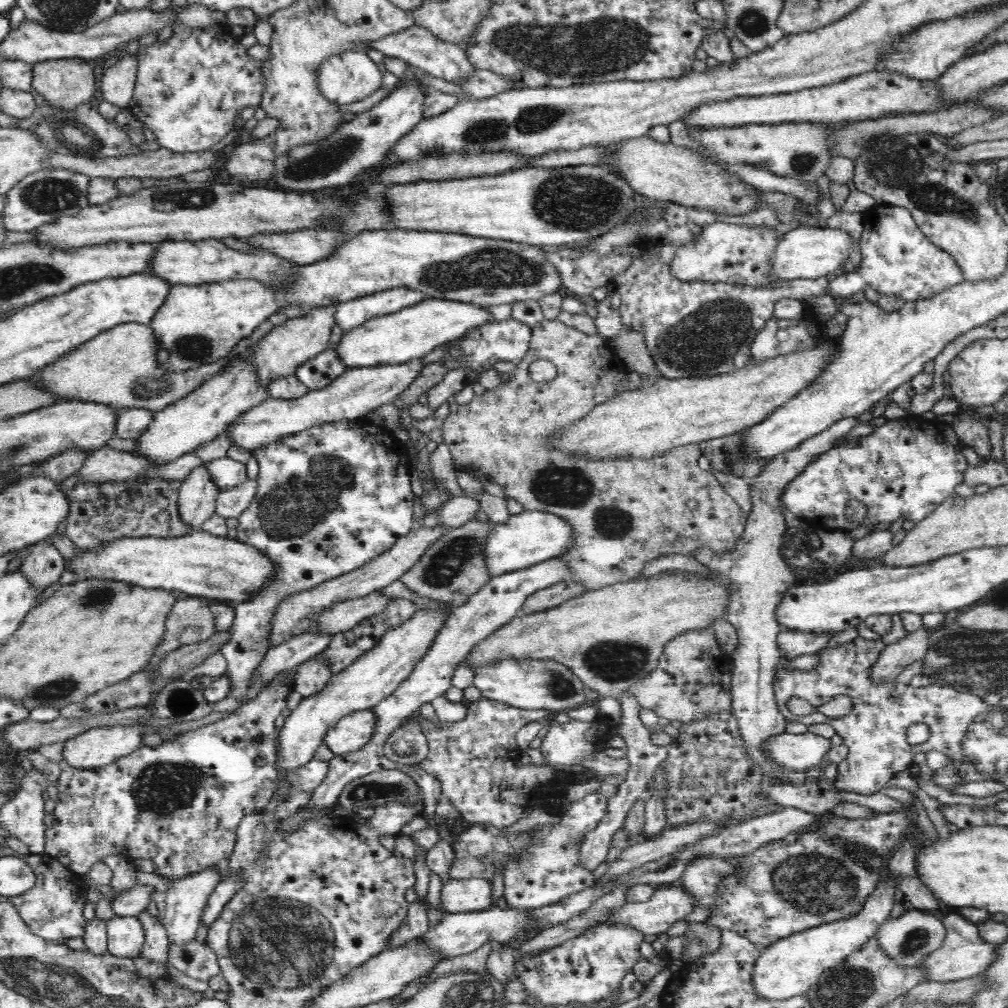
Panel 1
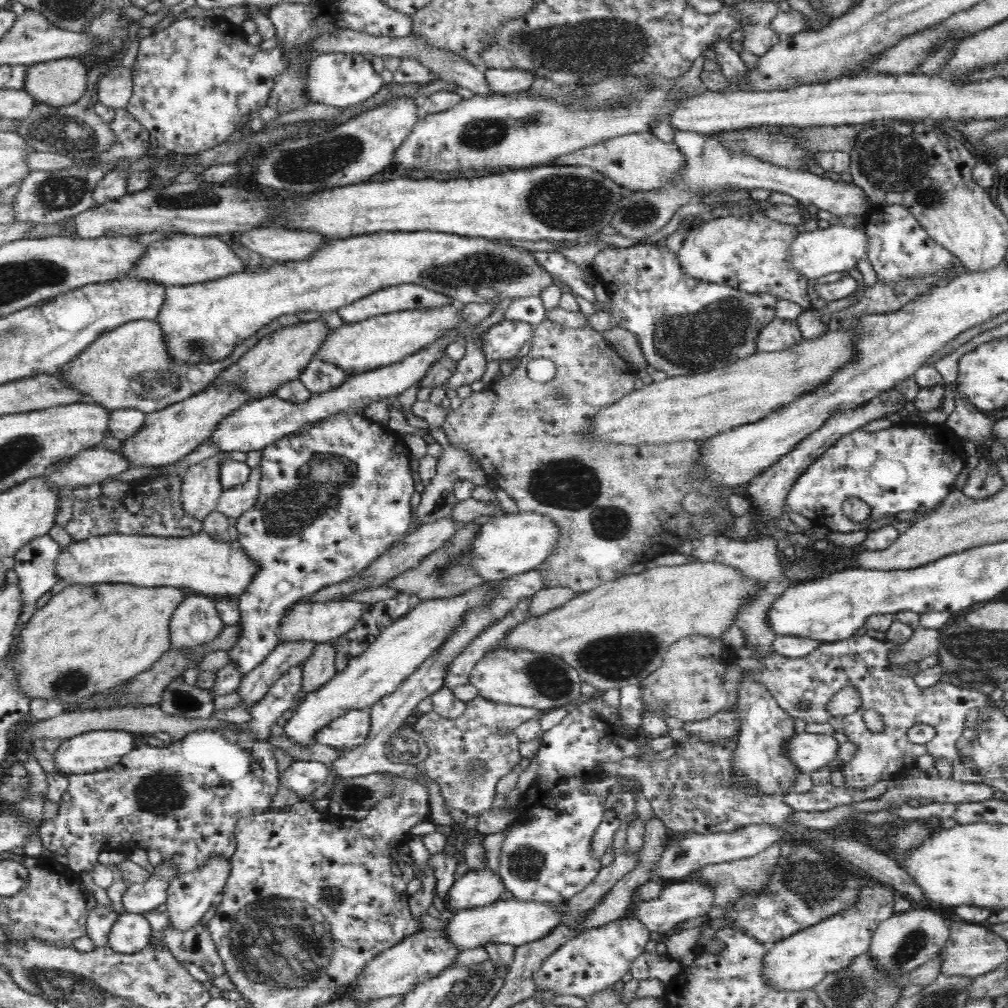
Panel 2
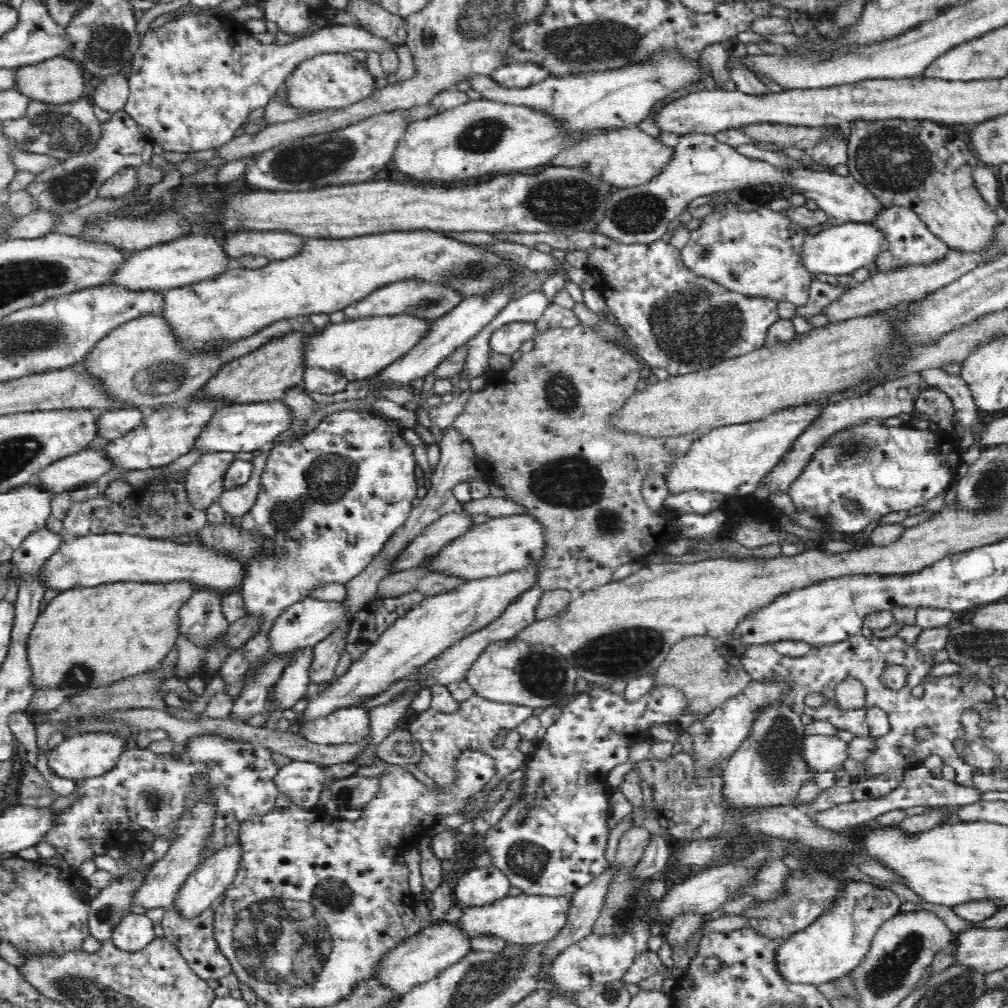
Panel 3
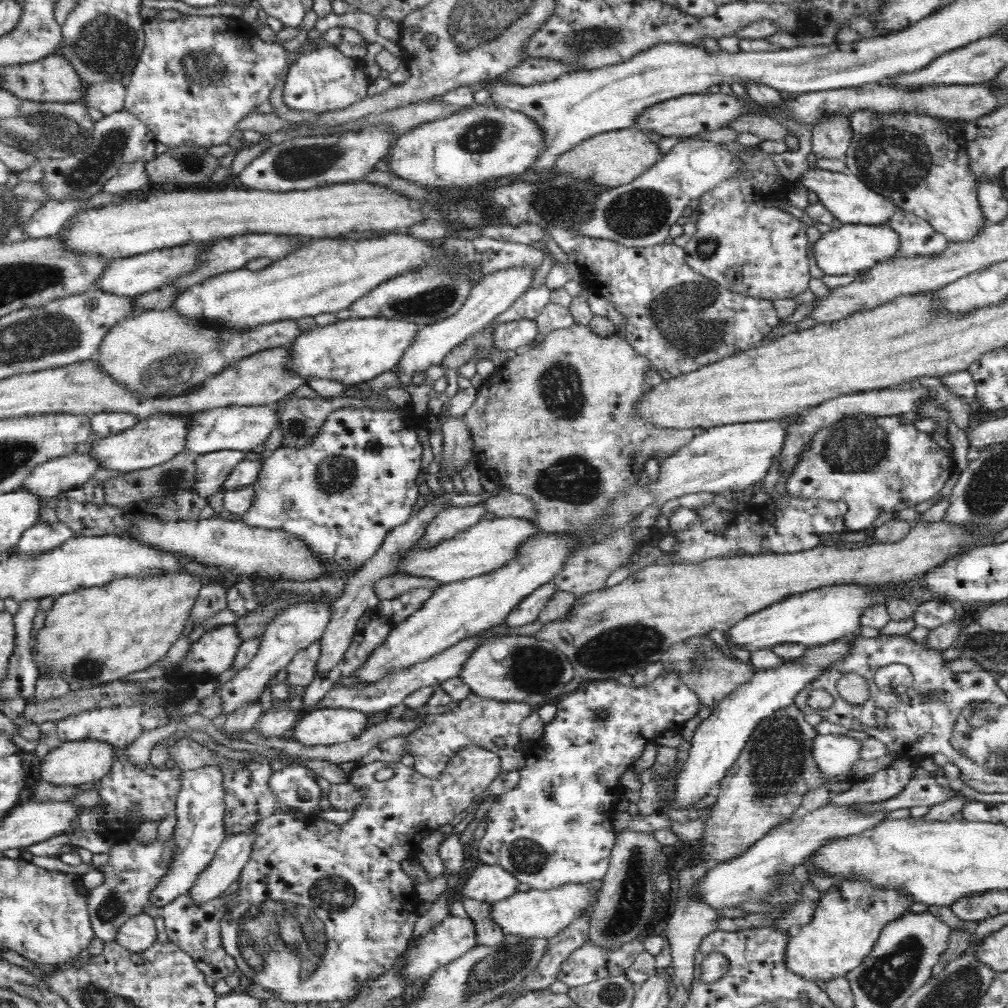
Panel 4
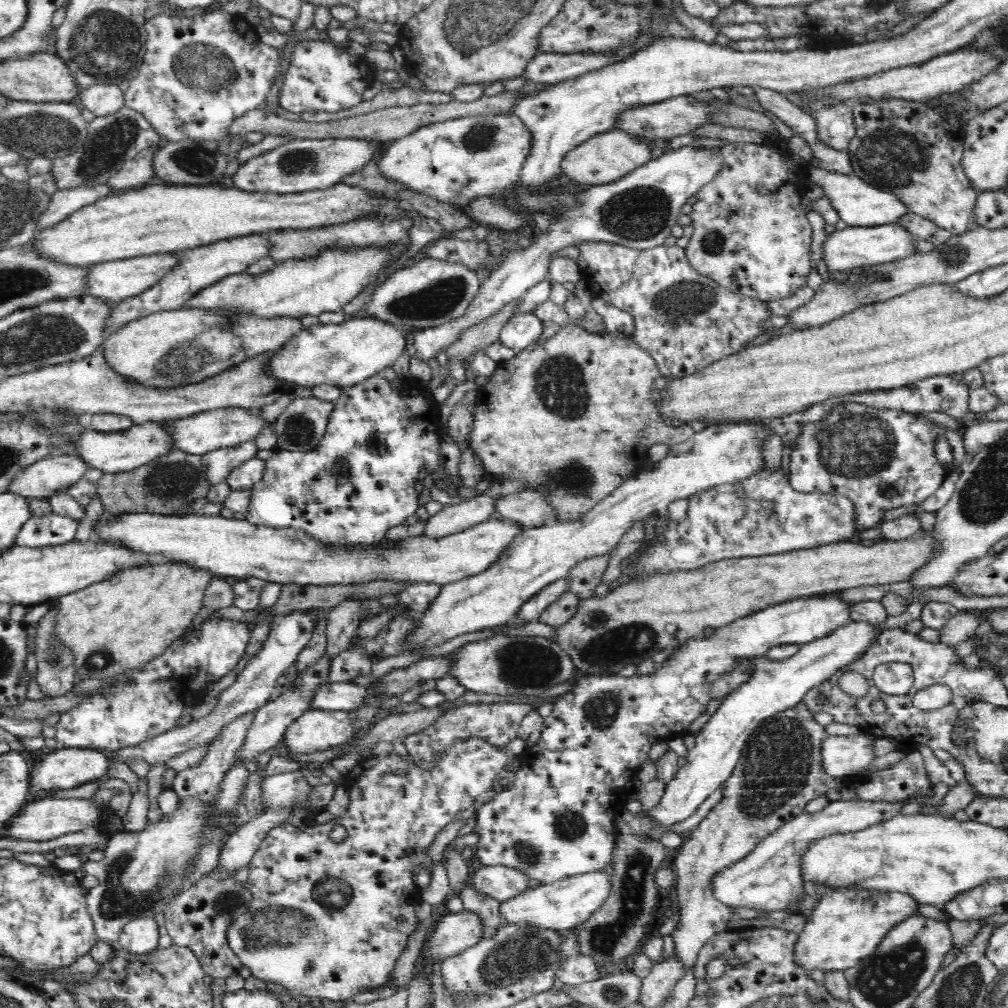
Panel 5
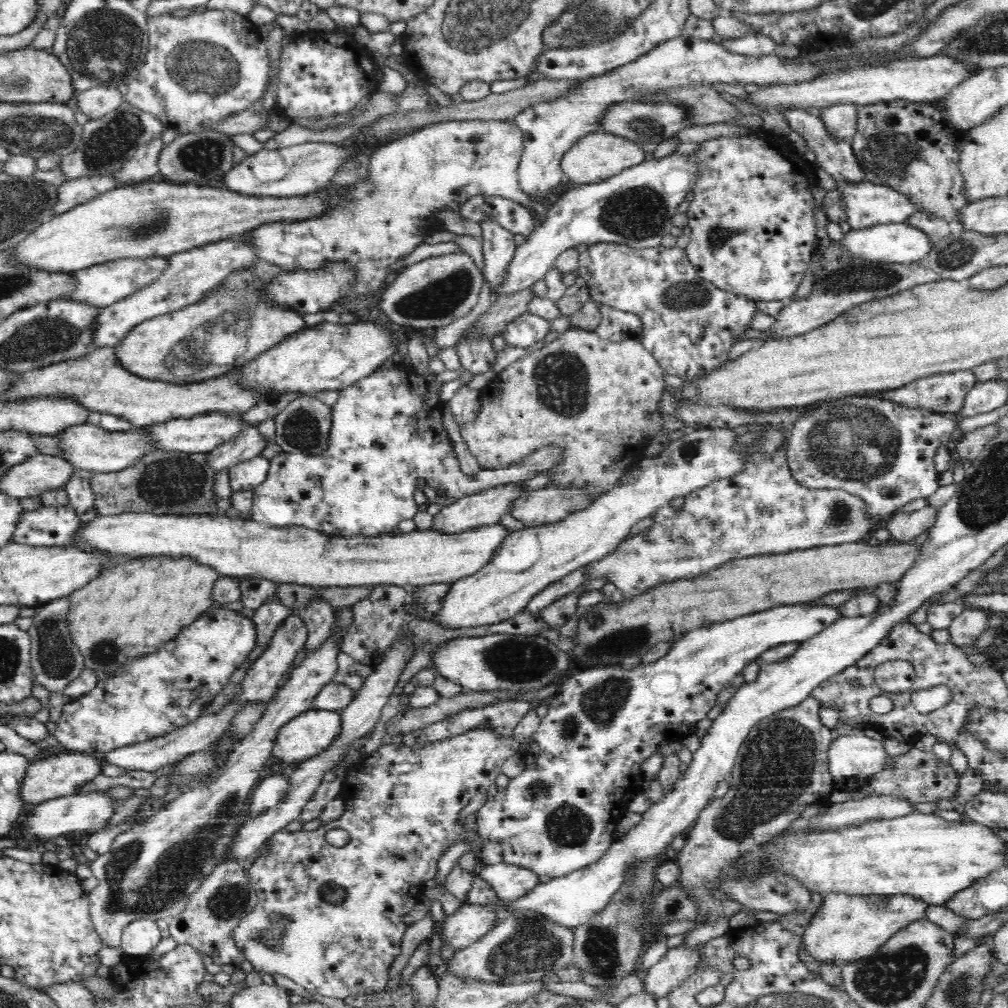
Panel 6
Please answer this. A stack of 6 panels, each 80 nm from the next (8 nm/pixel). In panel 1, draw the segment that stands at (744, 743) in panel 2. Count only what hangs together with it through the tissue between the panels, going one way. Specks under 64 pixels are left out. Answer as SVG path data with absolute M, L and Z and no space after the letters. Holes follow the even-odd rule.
M843 418L828 430L811 436L794 450L774 457L763 472L750 482L753 509L748 515L744 534L736 548L724 553L724 556L715 556L706 547L695 552L696 560L706 565L714 574L719 574L721 584L727 590L729 606L726 621L732 624L738 635L738 645L729 654L732 659L729 674L732 675L731 708L737 716L740 734L751 759L759 766L770 766L773 771L778 770L778 766L770 757L764 755L760 744L770 736L786 732L787 720L779 712L774 691L777 668L784 658L777 646L777 637L782 628L776 619L776 610L783 600L783 593L801 581L786 565L782 536L787 526L784 524L784 515L780 513L784 507L784 503L780 501L780 492L808 463L816 460L819 454L834 448L836 440L848 434L857 424L858 419Z

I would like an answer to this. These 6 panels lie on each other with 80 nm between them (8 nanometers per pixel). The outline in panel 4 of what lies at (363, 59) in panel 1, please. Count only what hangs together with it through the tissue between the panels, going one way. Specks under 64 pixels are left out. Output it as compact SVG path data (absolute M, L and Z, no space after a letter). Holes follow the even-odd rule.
M320 47L300 56L291 64L284 84L284 103L292 111L317 114L344 109L367 98L371 83L363 59L345 56L336 47Z

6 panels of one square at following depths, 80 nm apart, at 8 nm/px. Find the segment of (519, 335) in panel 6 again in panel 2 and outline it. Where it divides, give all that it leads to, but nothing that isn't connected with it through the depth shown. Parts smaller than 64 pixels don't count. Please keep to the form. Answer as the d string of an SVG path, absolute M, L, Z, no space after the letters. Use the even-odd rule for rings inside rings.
M503 319L480 334L480 345L487 363L500 360L514 362L522 346L534 336L533 325Z

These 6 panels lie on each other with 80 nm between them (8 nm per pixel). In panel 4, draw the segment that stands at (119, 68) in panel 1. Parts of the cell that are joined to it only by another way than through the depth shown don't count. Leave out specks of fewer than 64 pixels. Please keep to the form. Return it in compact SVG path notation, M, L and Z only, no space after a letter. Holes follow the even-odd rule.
M112 80L86 87L85 96L88 107L109 116L125 109L127 91L122 81Z

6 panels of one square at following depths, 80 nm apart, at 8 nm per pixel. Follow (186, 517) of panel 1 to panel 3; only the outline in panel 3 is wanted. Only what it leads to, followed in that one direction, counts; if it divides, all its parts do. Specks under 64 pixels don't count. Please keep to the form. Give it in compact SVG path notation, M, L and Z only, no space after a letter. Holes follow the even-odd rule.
M231 452L206 453L186 471L184 490L190 505L205 511L225 491L224 472L236 456Z

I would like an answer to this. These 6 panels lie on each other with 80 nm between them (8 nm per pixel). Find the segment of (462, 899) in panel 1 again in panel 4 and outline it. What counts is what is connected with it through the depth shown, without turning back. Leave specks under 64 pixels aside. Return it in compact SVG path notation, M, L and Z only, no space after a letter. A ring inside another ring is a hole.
M482 864L470 873L459 892L468 899L495 903L516 893L518 884L518 879L501 866Z

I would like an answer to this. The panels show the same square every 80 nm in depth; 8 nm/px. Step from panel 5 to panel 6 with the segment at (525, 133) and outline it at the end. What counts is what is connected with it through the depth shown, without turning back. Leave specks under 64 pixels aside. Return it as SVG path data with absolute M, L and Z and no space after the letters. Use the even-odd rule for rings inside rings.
M452 120L442 123L433 123L422 129L416 129L412 134L404 135L398 140L389 143L386 146L382 146L379 150L374 152L372 156L372 162L370 162L369 179L365 183L355 184L347 187L347 196L349 196L349 203L345 207L336 207L336 210L332 210L328 216L322 216L322 218L316 218L316 220L308 220L308 222L300 222L300 224L268 224L268 226L260 226L256 230L250 231L246 234L247 241L250 244L255 244L257 248L257 256L259 259L270 261L272 264L279 266L280 268L322 268L322 266L330 266L332 262L341 262L342 264L349 264L352 268L355 268L357 277L355 283L351 288L351 291L339 302L338 308L343 304L352 302L359 294L368 294L370 290L380 291L380 286L385 281L389 281L390 277L386 276L386 270L390 264L394 264L398 258L410 254L422 241L422 237L419 237L420 232L425 232L426 235L431 233L440 232L443 228L437 224L433 219L432 211L440 211L443 208L449 208L450 210L460 211L461 206L473 196L486 195L486 196L501 196L502 198L509 198L514 202L518 202L522 206L533 210L537 221L542 224L548 218L549 209L545 208L542 203L534 202L532 195L529 196L527 192L524 192L519 185L518 167L522 154L524 154L524 133L515 120Z

